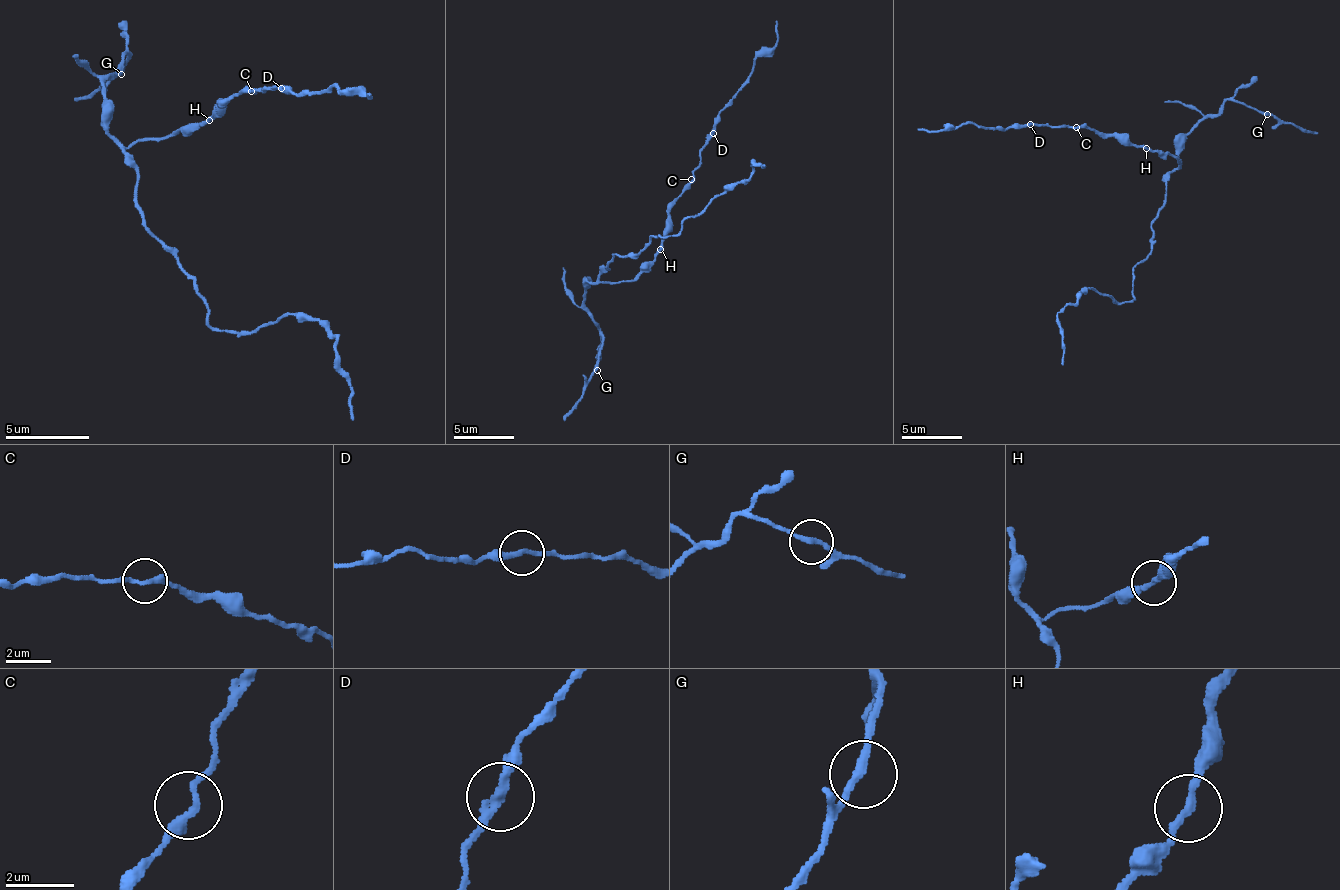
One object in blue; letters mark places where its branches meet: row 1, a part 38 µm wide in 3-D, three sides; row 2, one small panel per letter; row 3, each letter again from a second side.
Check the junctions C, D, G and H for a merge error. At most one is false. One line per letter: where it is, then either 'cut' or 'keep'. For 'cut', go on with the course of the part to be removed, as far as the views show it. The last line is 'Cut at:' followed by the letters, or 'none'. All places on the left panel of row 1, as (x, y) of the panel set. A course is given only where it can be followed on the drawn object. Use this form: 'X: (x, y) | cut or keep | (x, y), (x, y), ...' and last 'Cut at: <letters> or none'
C: (251, 91) | keep
D: (281, 88) | keep
G: (121, 74) | keep
H: (209, 120) | keep
Cut at: none

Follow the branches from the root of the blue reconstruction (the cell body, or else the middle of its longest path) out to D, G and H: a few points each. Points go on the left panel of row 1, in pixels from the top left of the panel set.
D: (129, 149), (138, 141), (163, 141), (180, 128), (205, 124), (238, 91), (272, 91), (280, 86)
G: (129, 149), (125, 149), (108, 133), (108, 107), (104, 103), (104, 82), (129, 53), (121, 74)
H: (129, 149), (138, 141), (163, 141), (180, 128), (196, 128), (209, 120)

